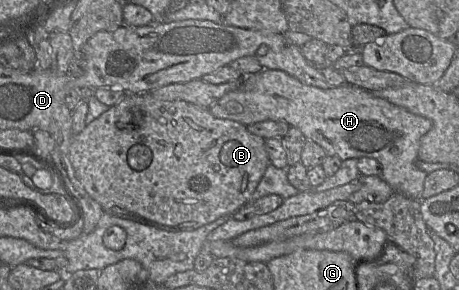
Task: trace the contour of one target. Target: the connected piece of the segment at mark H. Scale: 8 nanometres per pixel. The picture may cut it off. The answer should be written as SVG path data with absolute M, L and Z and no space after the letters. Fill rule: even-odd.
M262 69L244 77L238 88L223 95L208 110L215 118L236 121L244 126L267 120L284 121L289 126L298 128L307 140L320 145L327 156L338 157L342 161L361 157L373 158L381 164L381 177L395 192L421 200L427 173L416 166L416 161L420 140L432 128L432 121L392 104L369 90L348 83L322 89L307 85L284 71Z

